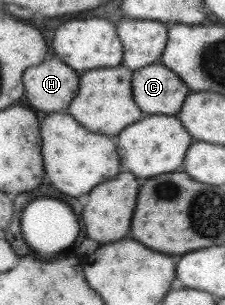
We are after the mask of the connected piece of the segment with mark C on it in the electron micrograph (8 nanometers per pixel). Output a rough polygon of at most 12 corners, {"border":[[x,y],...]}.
{"border":[[159,63],[134,70],[134,103],[176,115],[190,92]]}

